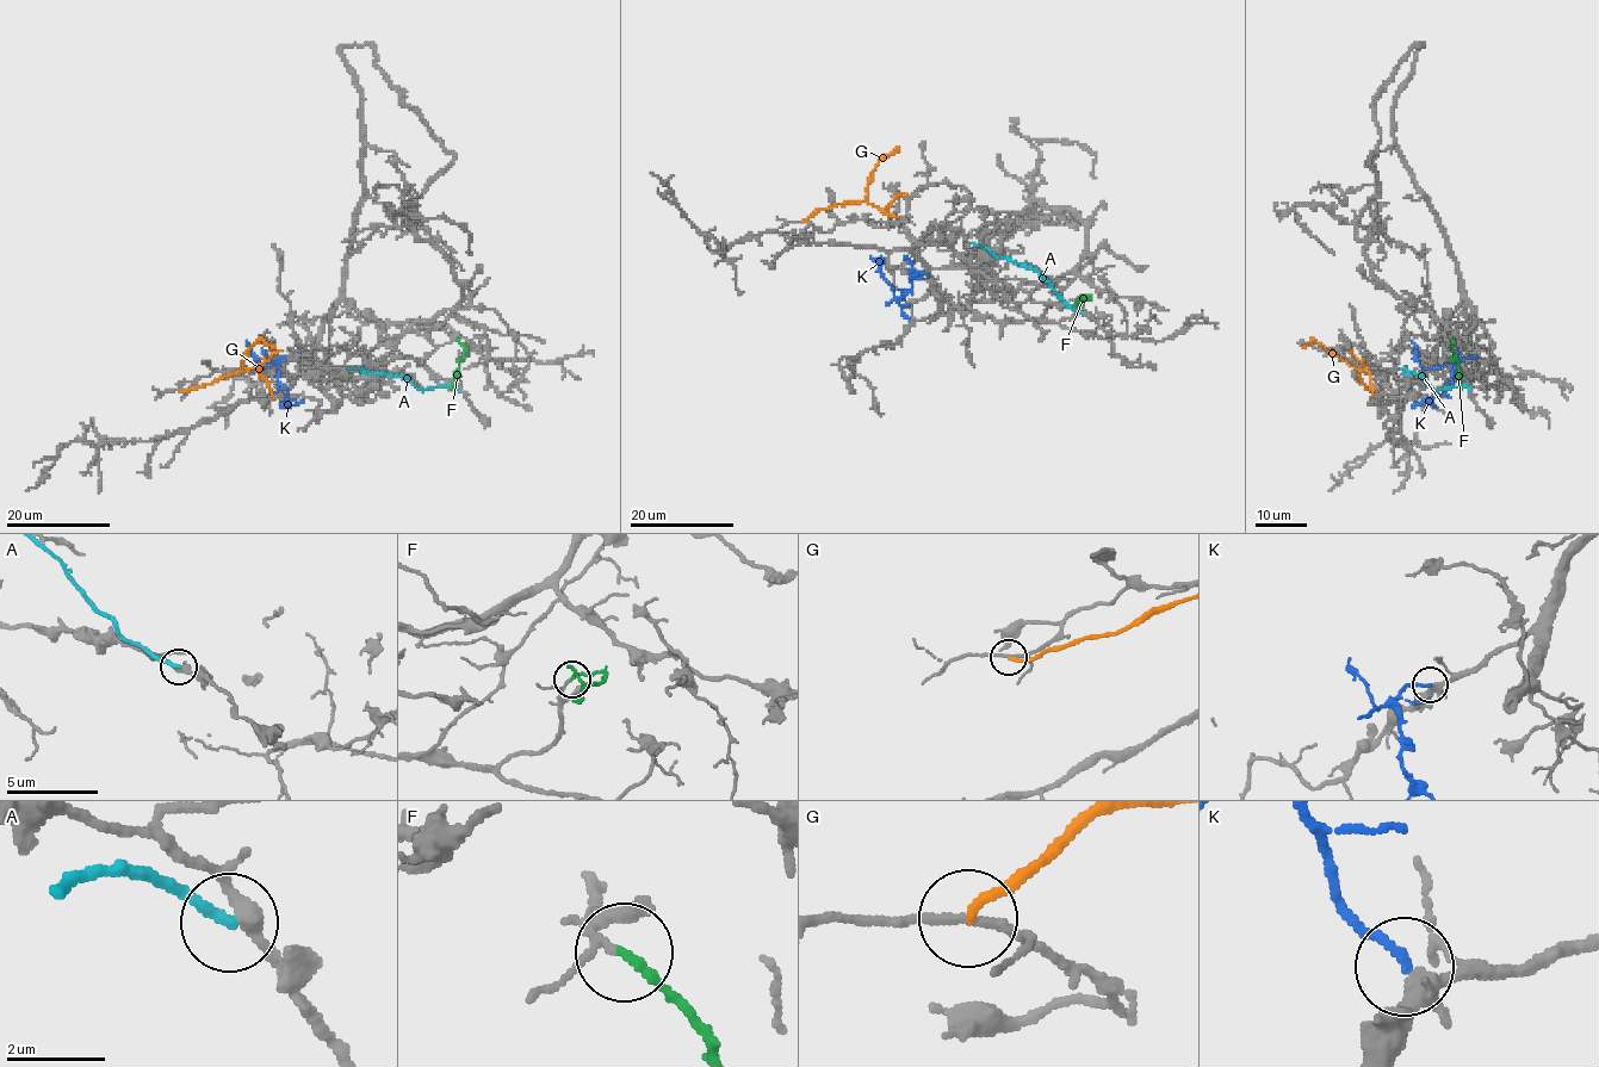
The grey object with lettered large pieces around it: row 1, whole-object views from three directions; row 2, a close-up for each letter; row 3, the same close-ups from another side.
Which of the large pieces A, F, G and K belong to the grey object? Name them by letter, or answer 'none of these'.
F, K

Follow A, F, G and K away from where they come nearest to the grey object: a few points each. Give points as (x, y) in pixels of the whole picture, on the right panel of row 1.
A: (1469, 390), (1463, 385), (1435, 390), (1423, 377), (1399, 368)
F: (1454, 339), (1451, 351), (1457, 361), (1461, 390)
G: (1377, 391), (1365, 388), (1357, 370), (1315, 341), (1303, 347)
K: (1476, 357), (1458, 360), (1454, 380), (1444, 392), (1425, 399), (1426, 404), (1436, 405)

